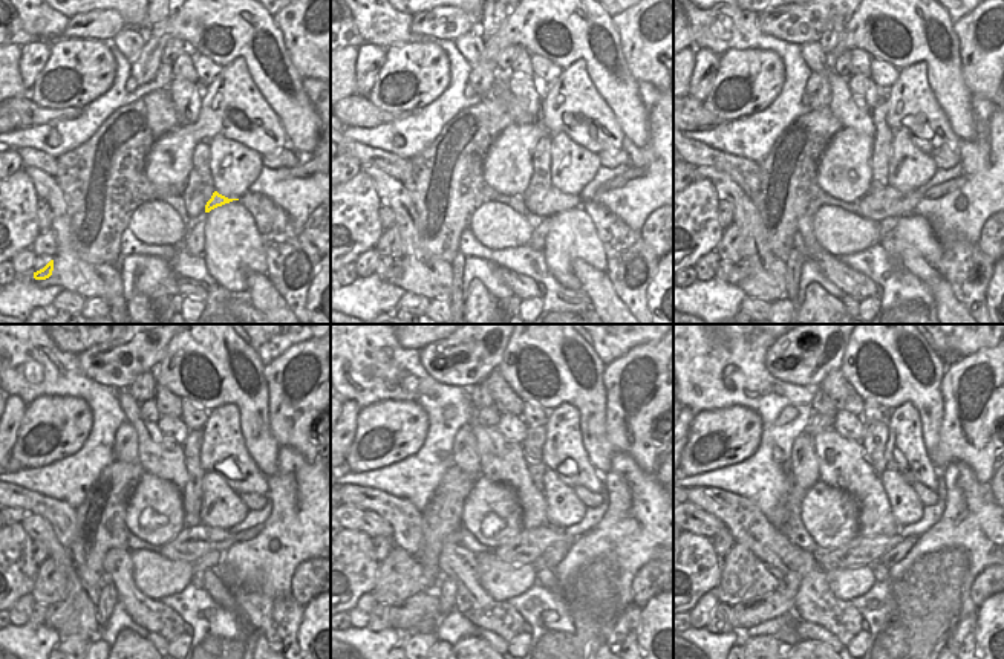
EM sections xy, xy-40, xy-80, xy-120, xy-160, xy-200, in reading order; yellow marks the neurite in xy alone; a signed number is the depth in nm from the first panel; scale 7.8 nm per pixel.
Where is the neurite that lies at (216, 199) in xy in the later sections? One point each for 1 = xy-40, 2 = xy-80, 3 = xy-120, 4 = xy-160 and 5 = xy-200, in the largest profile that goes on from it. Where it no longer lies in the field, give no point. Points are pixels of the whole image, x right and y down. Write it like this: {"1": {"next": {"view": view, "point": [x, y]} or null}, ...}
{"1": {"next": {"view": "xy-40", "point": [556, 201]}}, "2": {"next": {"view": "xy-80", "point": [888, 202]}}, "3": {"next": {"view": "xy-120", "point": [192, 543]}}, "4": {"next": {"view": "xy-160", "point": [530, 543]}}, "5": {"next": {"view": "xy-200", "point": [863, 551]}}}

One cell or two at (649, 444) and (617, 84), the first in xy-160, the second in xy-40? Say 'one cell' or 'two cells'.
two cells

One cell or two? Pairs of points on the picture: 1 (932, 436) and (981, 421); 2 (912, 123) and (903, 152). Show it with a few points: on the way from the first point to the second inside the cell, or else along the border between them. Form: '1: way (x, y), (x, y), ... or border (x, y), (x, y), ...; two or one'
1: border (943, 399), (940, 439), (931, 459); two
2: border (894, 132), (903, 132), (929, 155); two

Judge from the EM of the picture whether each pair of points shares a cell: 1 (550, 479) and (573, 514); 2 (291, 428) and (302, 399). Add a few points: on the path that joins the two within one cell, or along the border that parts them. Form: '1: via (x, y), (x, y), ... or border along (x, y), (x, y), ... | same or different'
1: via (556, 488), (565, 497), (565, 505) | same
2: via (299, 421), (302, 407) | same

